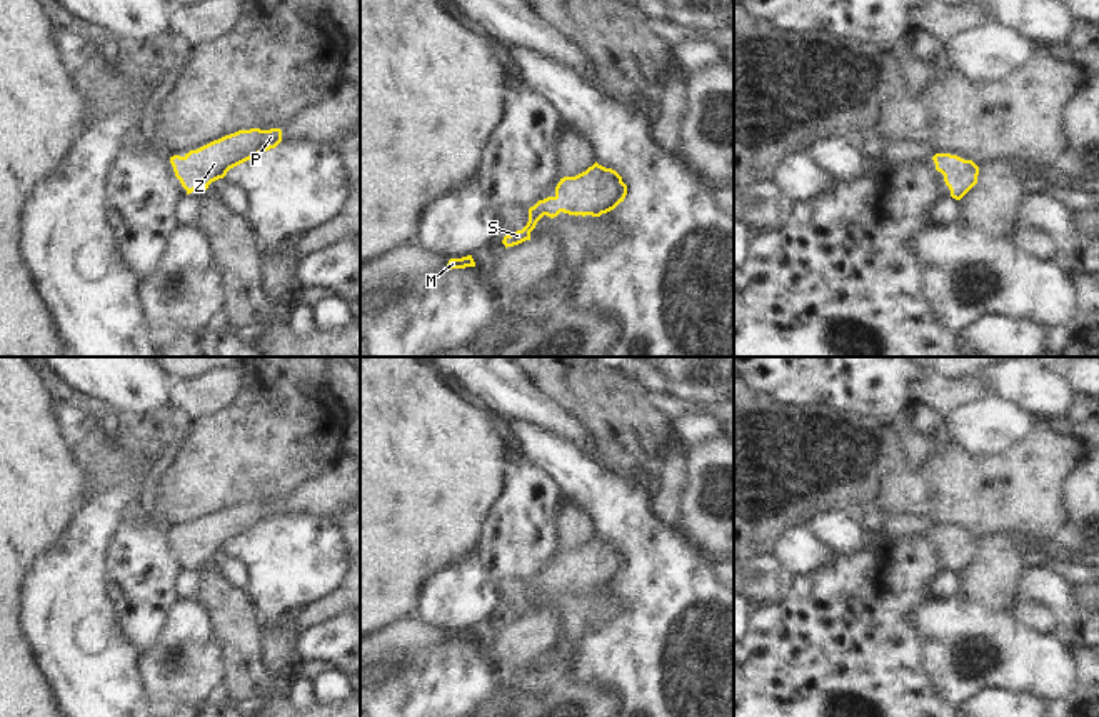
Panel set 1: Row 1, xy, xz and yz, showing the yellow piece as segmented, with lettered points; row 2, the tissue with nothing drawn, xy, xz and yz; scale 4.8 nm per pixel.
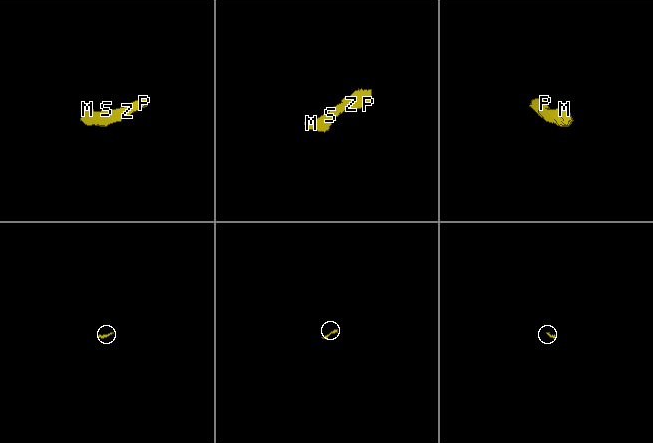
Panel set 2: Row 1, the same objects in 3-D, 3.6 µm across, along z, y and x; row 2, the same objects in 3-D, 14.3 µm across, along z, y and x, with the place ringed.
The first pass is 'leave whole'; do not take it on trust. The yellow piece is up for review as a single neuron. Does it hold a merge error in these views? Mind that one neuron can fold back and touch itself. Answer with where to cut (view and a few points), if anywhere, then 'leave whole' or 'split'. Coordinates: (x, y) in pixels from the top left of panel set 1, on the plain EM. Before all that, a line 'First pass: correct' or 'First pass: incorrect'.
First pass: correct
no cut | leave whole

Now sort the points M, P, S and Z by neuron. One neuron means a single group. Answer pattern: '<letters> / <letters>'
M P S Z

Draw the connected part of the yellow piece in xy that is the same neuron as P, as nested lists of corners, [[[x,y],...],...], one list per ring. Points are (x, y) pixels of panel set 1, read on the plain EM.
[[[280,502],[238,504],[197,524],[190,524],[183,530],[173,529],[170,537],[188,569],[193,564],[207,564],[212,555],[223,552],[230,542],[275,522],[280,515]]]

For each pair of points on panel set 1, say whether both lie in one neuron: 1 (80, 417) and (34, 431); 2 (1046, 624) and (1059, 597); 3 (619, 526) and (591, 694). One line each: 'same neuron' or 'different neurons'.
1: different neurons
2: different neurons
3: different neurons

